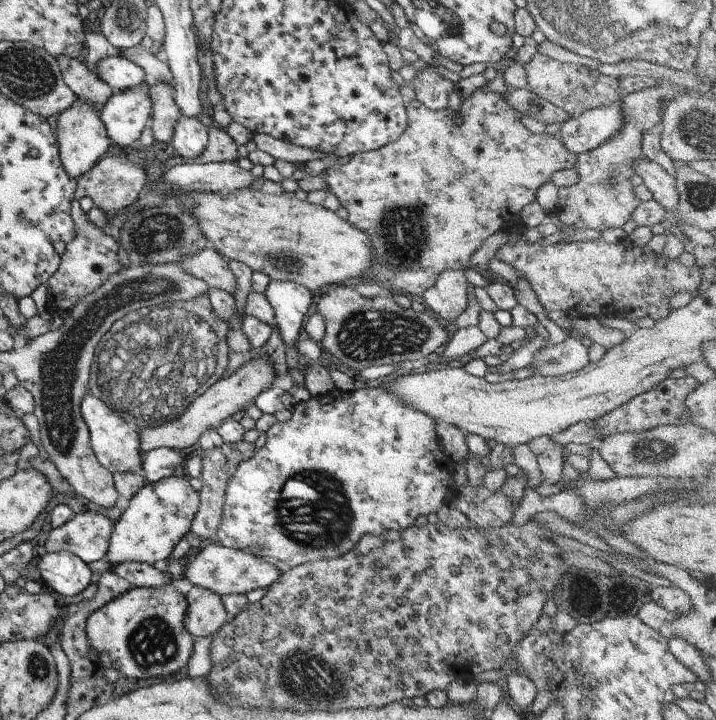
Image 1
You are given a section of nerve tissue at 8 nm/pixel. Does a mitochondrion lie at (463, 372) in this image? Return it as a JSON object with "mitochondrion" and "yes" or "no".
{"mitochondrion":"no"}

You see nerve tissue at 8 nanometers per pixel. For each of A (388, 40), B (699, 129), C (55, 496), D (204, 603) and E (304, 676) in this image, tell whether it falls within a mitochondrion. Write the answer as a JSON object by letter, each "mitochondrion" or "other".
{"A":"other","B":"mitochondrion","C":"other","D":"other","E":"mitochondrion"}

